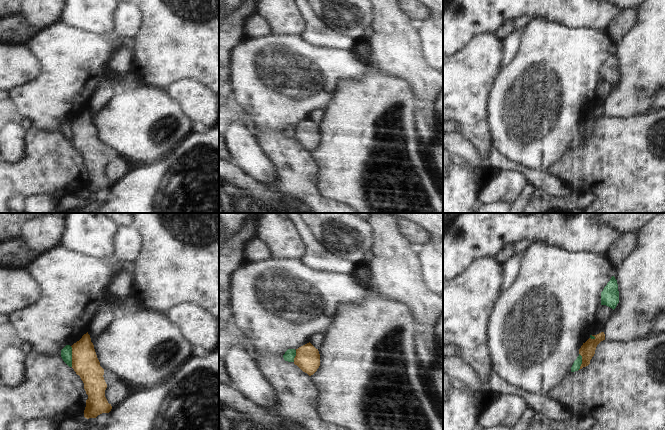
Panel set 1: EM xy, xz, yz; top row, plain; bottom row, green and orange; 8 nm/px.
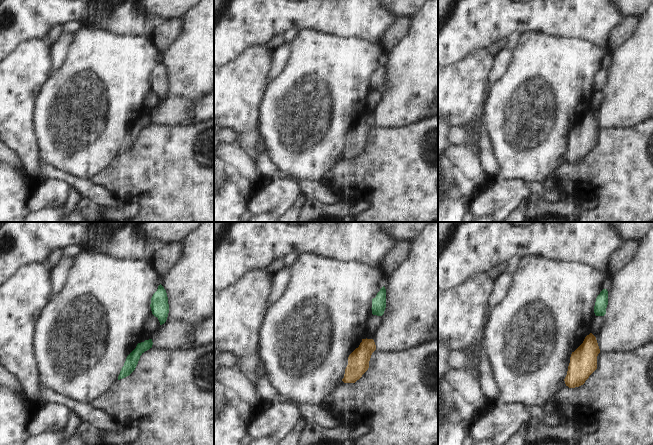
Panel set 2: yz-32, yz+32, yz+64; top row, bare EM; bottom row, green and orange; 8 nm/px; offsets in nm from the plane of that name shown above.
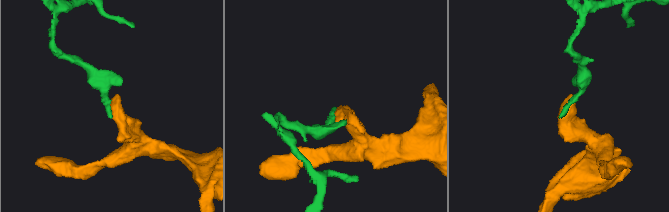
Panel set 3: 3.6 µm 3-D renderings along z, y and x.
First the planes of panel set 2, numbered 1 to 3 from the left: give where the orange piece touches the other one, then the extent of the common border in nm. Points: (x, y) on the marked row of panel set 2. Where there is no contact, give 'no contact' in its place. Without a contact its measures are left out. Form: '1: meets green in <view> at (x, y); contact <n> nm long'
1: no contact
2: no contact
3: no contact

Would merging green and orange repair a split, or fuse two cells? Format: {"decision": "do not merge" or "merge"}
{"decision": "do not merge"}

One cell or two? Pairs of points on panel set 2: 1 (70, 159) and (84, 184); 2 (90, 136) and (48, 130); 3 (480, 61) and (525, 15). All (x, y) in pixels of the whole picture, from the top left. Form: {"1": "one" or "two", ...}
{"1": "two", "2": "one", "3": "two"}

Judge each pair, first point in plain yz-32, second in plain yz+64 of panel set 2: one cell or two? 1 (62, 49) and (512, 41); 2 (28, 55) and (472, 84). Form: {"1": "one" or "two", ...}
{"1": "two", "2": "one"}

